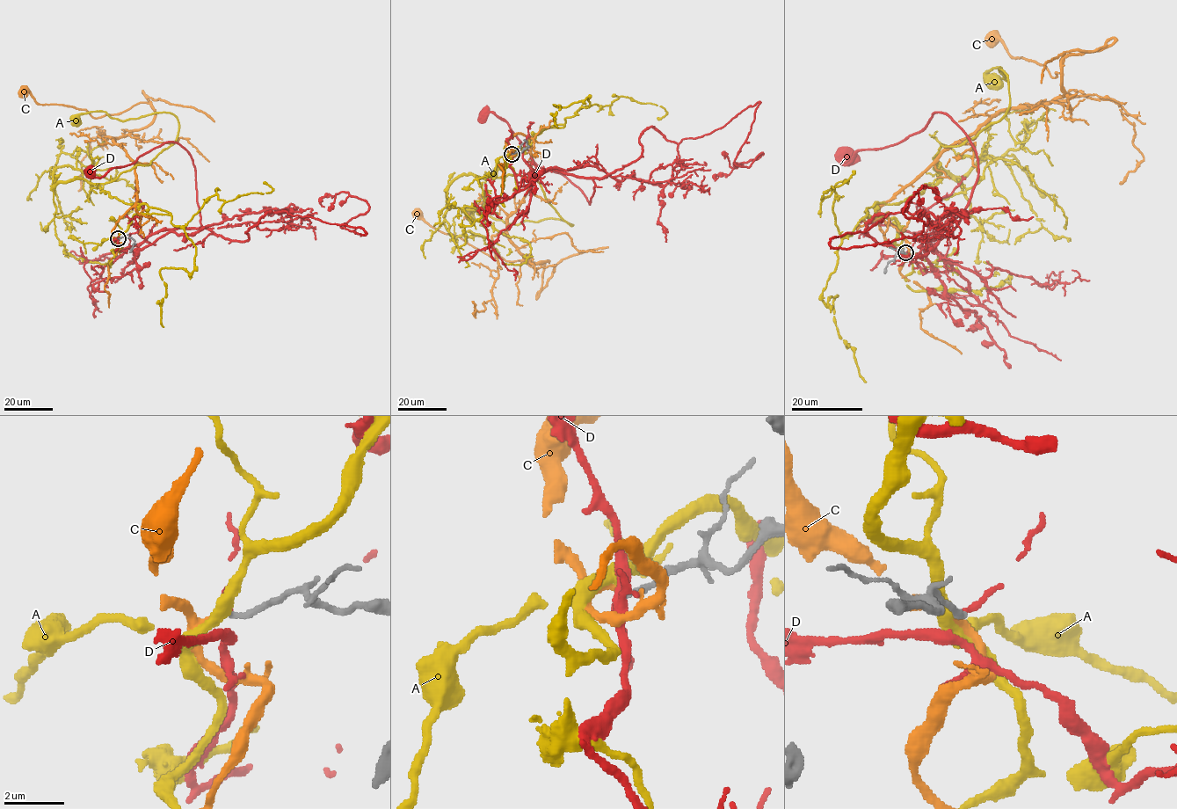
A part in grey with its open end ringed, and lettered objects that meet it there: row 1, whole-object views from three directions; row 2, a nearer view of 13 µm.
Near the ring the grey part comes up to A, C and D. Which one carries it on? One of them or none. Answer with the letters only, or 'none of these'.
C

